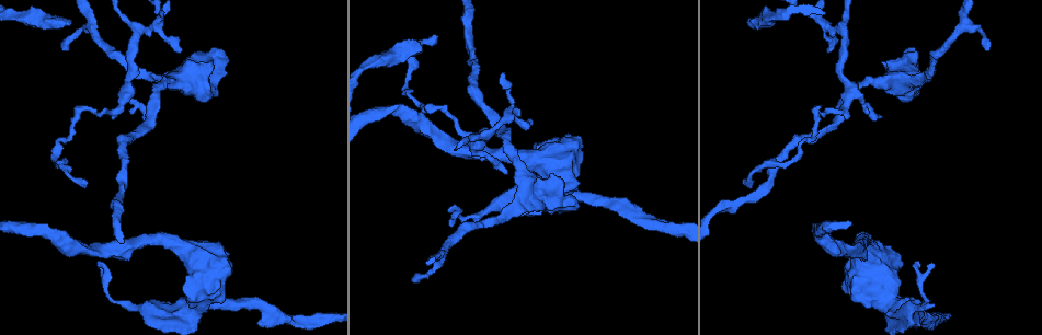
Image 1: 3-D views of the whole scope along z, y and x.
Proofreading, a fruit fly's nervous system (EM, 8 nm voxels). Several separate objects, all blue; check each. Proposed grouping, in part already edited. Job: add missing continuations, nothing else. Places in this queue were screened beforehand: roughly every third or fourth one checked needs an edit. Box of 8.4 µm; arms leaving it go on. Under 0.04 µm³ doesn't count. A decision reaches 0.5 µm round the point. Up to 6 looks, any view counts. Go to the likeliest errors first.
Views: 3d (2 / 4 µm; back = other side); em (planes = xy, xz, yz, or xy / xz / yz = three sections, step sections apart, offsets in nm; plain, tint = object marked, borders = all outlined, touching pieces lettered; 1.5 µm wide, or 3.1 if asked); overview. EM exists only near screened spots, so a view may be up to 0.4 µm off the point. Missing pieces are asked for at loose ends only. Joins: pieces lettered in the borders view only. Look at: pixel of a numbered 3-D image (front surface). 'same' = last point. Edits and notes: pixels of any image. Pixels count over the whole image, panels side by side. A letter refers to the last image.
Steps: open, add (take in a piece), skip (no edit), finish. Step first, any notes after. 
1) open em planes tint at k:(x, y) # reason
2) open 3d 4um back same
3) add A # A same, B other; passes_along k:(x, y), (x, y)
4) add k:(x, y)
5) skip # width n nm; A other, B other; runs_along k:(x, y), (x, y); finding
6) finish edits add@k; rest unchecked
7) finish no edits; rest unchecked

open em planes borders at 1:(421, 47) # an open end

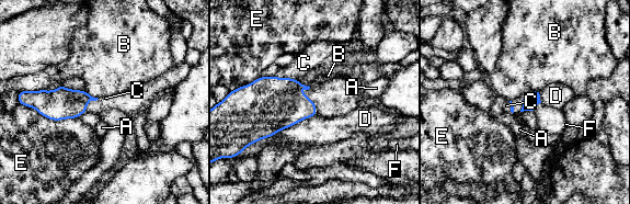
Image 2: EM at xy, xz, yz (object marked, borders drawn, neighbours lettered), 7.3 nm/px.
add C # longest_contact E 380 nm; A other, B other, C same, D other, E other, F other; passes_along 2:(268, 104), (286, 78), (311, 58); it goes on there

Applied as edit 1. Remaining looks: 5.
open overview # see it whole again

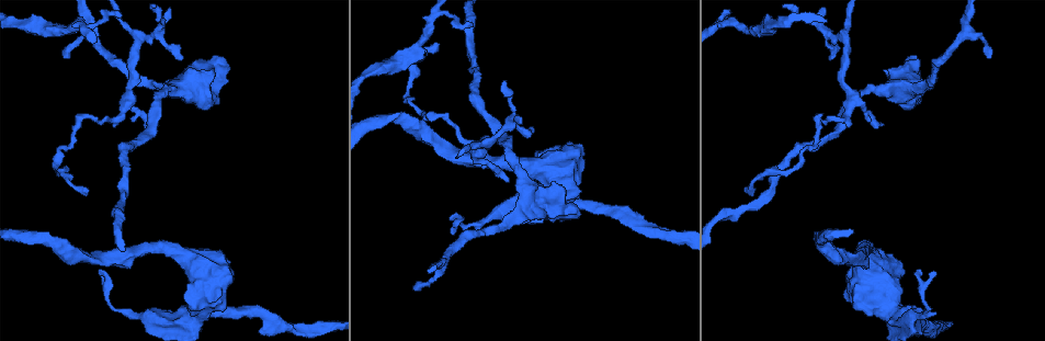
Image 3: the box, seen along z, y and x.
open 3d 2um at 3:(66, 56) # tapers out

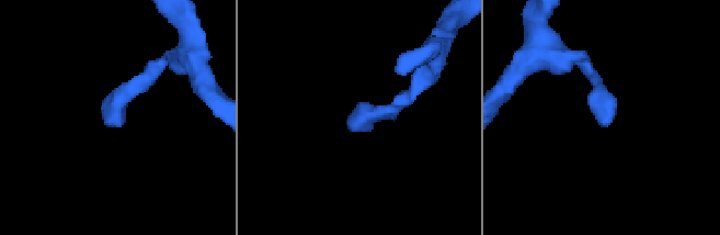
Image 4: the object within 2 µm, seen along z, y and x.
open em planes plain at 4:(106, 126) # shape alone is not enough

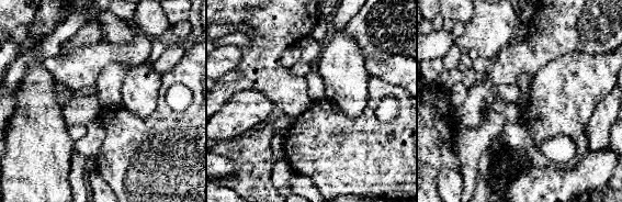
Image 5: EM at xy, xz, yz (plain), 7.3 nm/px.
open em planes borders same # what lies round it

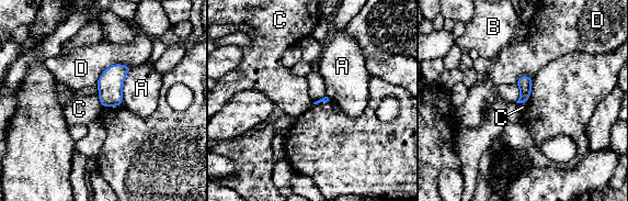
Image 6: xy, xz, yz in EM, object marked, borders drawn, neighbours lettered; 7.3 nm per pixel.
skip # longest_contact D 320 nm; A other, B other, C other, D other; border 6:(98, 97), (103, 107); none of them fits

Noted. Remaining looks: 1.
open em planes borders at 3:(509, 181) # thin end

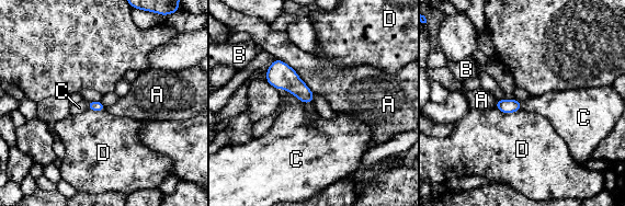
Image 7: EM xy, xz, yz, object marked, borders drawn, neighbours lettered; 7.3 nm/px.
add C # width 80 nm; A other, B other, C same, D other; passes_along 7:(280, 75), (291, 93), (292, 127); it goes on there

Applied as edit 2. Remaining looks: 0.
finish edits add@2, add@7; rest unchecked

